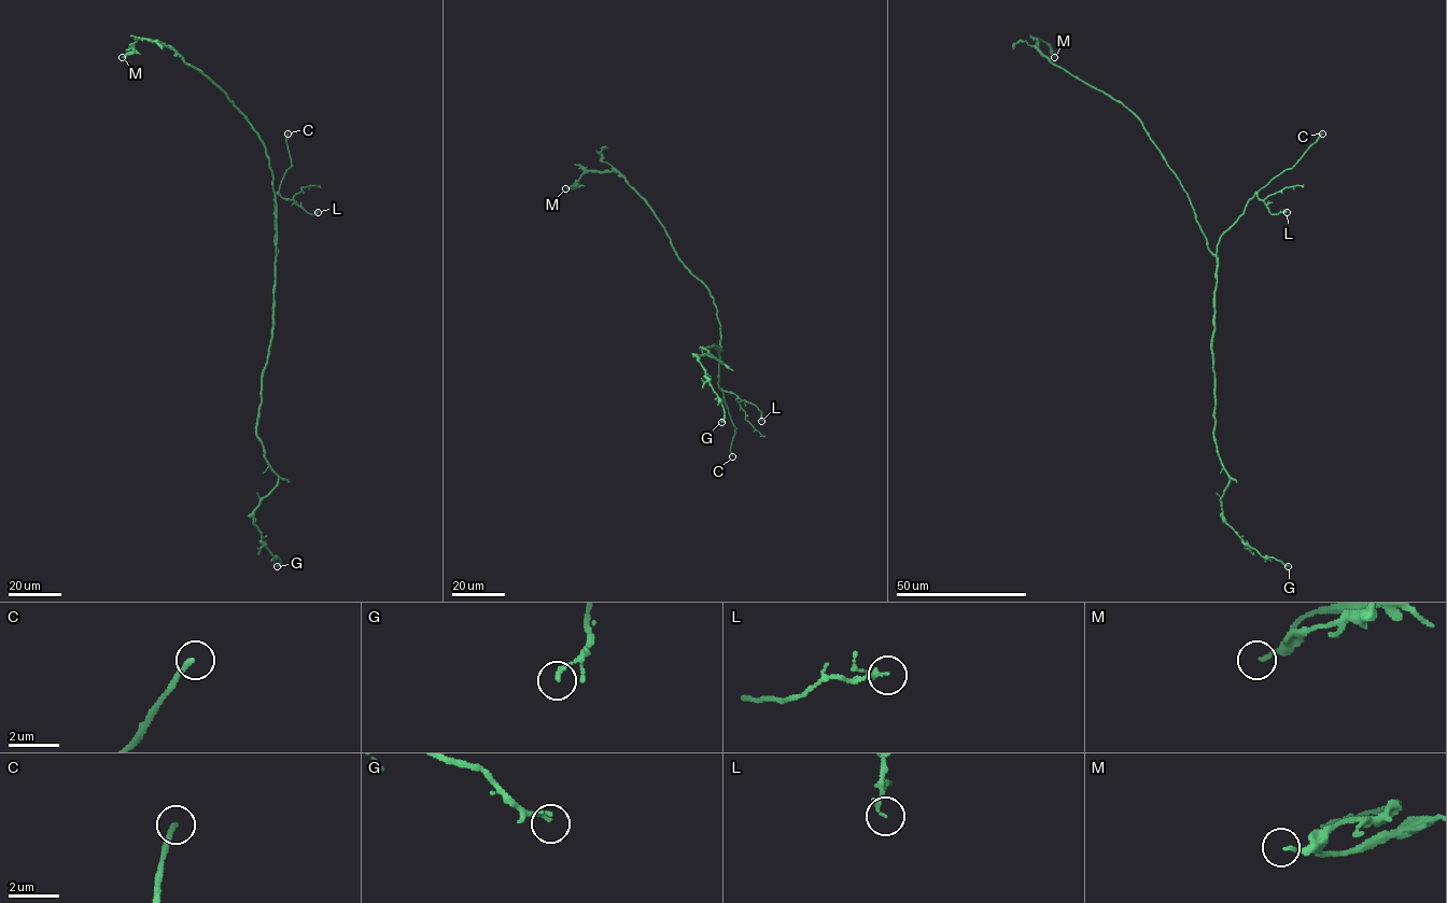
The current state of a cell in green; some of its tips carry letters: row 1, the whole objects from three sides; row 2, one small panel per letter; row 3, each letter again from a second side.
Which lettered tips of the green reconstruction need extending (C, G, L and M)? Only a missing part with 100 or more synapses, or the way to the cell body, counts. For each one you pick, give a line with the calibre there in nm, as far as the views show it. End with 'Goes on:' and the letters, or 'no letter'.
C: 190 nm
Goes on: C

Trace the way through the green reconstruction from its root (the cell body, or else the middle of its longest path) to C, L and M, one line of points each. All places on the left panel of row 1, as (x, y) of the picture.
C: (276, 253), (275, 197), (291, 166), (286, 141), (288, 133)
L: (276, 253), (276, 194), (291, 199), (310, 213), (318, 212)
M: (276, 253), (272, 175), (264, 145), (252, 125), (212, 80), (169, 46), (139, 39), (134, 52), (122, 57)

